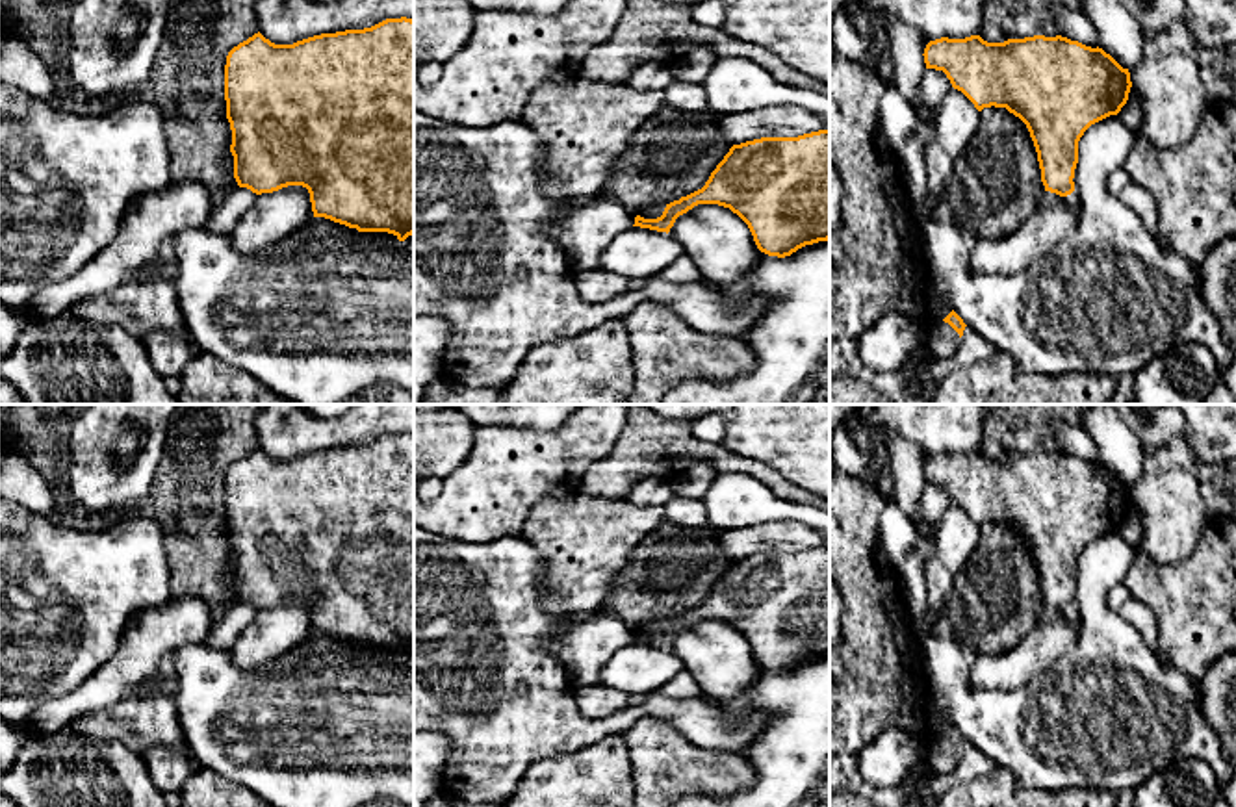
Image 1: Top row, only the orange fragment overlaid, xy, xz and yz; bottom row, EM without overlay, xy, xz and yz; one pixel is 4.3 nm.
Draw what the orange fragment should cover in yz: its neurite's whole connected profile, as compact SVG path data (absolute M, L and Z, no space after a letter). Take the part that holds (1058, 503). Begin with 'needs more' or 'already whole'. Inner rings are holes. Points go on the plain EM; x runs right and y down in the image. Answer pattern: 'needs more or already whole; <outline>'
already whole; M980 451L941 453L930 456L922 471L926 484L943 486L952 503L961 506L978 527L991 521L1006 523L1026 540L1045 607L1060 612L1075 607L1080 553L1091 540L1117 531L1132 503L1128 484L1123 484L1102 464L1091 464L1062 451L1034 451L1004 458L987 458Z

